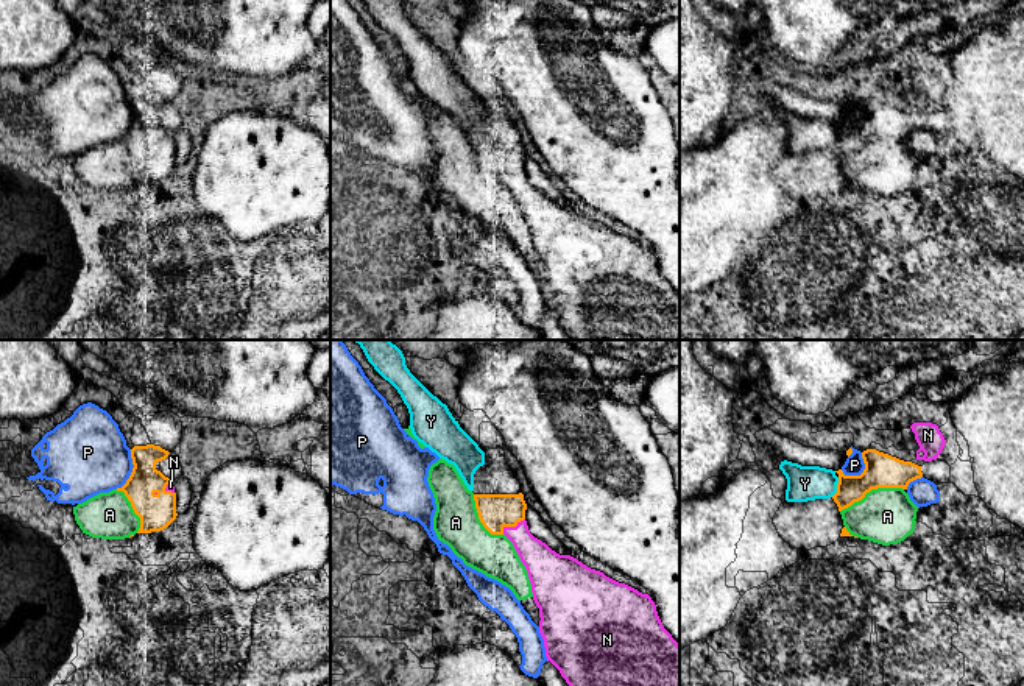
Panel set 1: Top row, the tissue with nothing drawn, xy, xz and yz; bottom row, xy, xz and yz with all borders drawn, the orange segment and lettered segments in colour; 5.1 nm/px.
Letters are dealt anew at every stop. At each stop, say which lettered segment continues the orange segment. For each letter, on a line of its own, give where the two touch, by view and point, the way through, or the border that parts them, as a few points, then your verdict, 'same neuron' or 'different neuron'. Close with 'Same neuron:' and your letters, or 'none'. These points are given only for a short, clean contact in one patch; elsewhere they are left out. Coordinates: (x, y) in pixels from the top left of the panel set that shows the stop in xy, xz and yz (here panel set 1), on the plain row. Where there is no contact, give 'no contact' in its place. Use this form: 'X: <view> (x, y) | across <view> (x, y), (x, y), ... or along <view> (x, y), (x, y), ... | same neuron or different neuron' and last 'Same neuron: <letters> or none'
A: yz (872, 139) | different neuron
N: xz (512, 176) | same neuron
P: xy (133, 122) | different neuron
Y: yz (837, 137) | different neuron
Same neuron: N

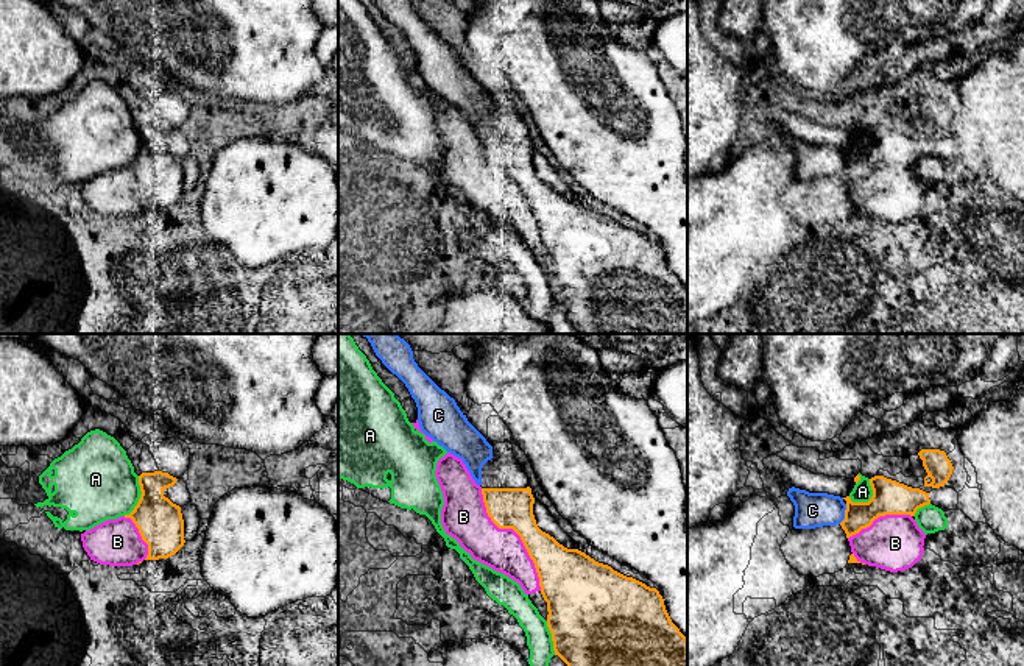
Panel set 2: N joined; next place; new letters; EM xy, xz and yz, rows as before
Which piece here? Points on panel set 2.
A: xy (141, 148) | different neuron
B: xz (516, 183) | different neuron
C: yz (845, 164) | different neuron
Same neuron: none

